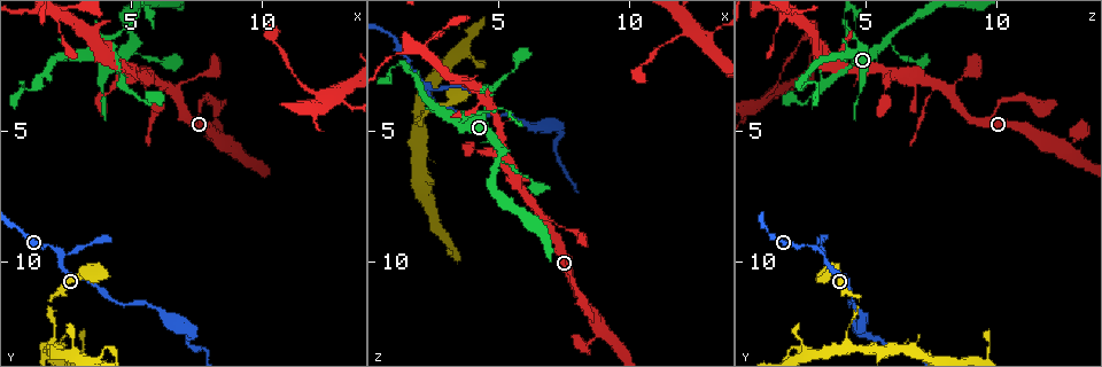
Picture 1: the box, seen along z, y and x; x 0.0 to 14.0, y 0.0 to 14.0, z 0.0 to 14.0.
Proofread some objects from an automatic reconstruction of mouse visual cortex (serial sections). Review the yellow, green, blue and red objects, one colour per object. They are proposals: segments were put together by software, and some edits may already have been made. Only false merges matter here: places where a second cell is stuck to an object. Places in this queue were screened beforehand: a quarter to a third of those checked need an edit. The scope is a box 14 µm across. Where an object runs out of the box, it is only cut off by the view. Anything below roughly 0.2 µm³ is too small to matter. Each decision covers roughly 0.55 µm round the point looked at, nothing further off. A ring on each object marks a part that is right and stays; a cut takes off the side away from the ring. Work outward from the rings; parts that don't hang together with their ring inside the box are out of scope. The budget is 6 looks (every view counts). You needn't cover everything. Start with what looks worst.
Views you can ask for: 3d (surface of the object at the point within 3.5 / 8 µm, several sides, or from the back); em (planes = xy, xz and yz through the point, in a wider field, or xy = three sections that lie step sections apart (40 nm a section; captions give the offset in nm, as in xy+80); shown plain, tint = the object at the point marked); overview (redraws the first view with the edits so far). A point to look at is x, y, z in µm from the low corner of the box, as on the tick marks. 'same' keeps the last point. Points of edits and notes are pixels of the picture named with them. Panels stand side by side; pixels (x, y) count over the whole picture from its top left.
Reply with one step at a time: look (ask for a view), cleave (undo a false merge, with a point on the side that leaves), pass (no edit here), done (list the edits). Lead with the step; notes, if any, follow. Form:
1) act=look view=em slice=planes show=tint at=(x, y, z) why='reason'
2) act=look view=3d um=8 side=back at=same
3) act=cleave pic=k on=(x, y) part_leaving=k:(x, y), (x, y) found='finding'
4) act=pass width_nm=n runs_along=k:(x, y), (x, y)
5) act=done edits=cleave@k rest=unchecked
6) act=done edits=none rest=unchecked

act=look view=3d um=3.5 at=(3.7, 1.4, 4.7) why='calibre changes'

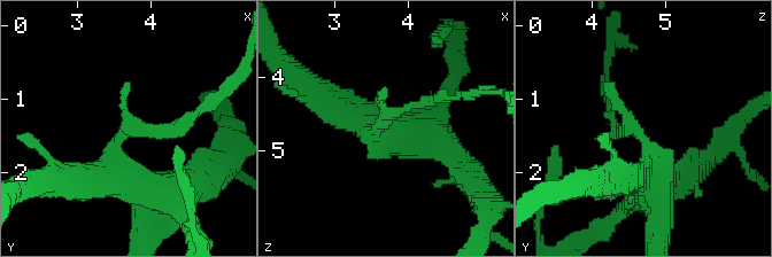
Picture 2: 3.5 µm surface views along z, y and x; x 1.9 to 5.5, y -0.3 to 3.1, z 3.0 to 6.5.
act=look view=em slice=xy step=2 show=tint at=(3.65, 1.50, 4.65) why='now the EM'

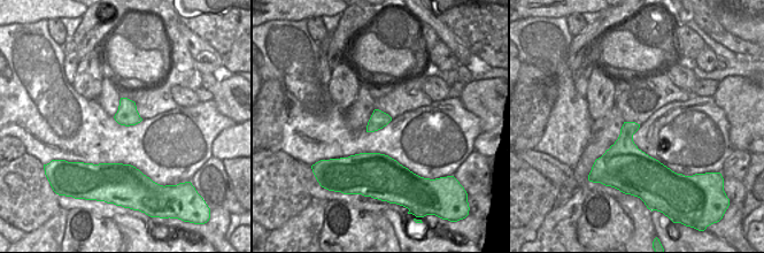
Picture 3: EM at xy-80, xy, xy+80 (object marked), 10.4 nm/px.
act=pass runs_along=2:(655, 193), (649, 143), (614, 118) found='all the same cell'

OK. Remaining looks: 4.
act=look view=em slice=xy step=5 show=tint at=(1.9, 11.3, 4.8)

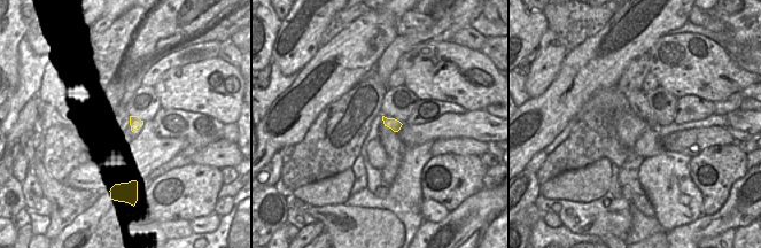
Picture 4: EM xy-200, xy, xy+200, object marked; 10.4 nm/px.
act=look view=3d um=3.5 at=same

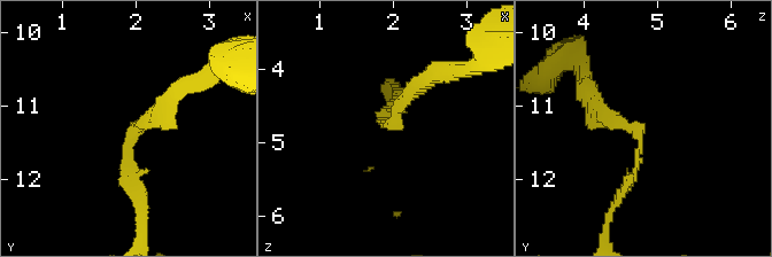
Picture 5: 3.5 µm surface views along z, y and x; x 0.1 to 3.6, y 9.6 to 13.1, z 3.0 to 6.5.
act=pass found='all the same cell'

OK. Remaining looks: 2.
act=look view=3d um=3.5 side=back at=(4.1, 13.2, 2.2) why='abrupt turn'

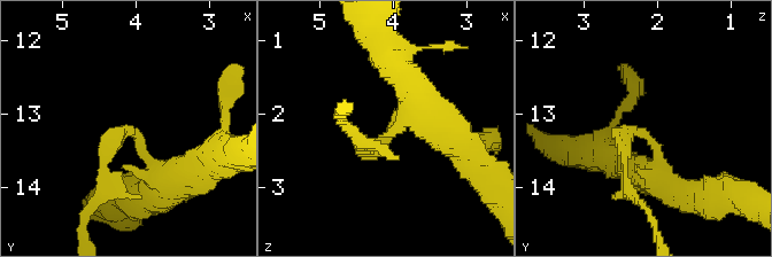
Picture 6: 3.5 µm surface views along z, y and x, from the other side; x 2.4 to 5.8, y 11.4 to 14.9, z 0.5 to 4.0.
act=look view=em slice=xy step=5 show=tint at=(4.00, 13.25, 2.20) arm_widths_nm=100,450 why='now the EM'

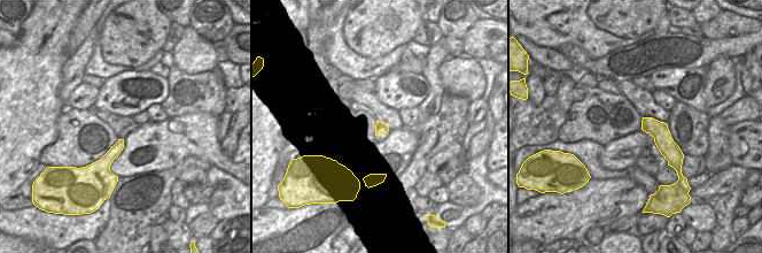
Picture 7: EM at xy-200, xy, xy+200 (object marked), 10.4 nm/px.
act=pass runs_along=6:(434, 121), (403, 111), (378, 145), (361, 145) found='one cell here'

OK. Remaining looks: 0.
act=done edits=none rest=unchecked

